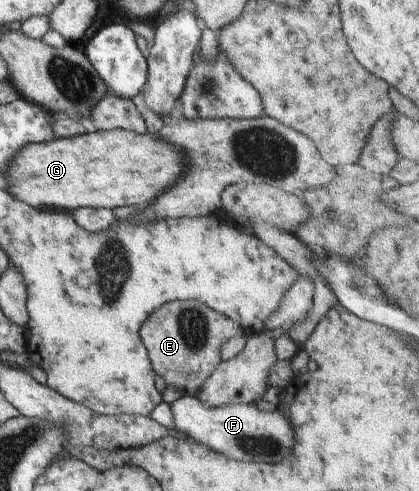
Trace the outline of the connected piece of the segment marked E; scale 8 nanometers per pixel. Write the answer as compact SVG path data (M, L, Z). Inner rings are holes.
M182 300L182 302L168 302L162 308L158 308L144 324L140 330L142 343L149 353L149 358L158 376L166 381L166 385L172 389L182 392L182 396L190 396L196 393L200 386L214 373L214 370L223 362L221 358L222 346L232 337L243 334L243 329L234 323L234 320L206 308L204 304L196 300Z

